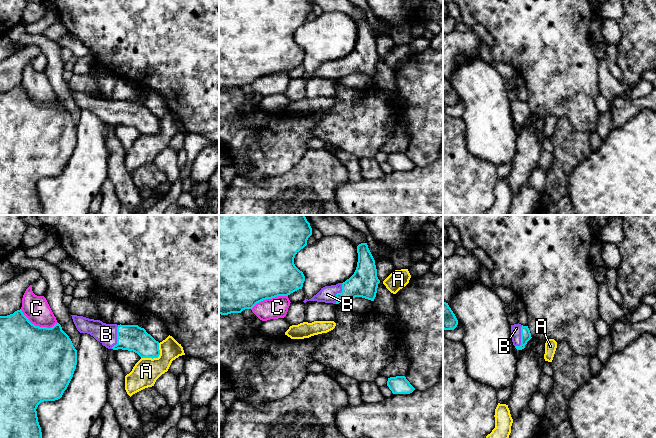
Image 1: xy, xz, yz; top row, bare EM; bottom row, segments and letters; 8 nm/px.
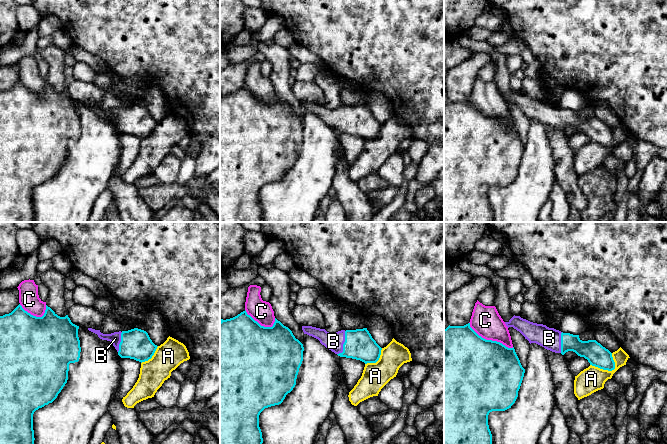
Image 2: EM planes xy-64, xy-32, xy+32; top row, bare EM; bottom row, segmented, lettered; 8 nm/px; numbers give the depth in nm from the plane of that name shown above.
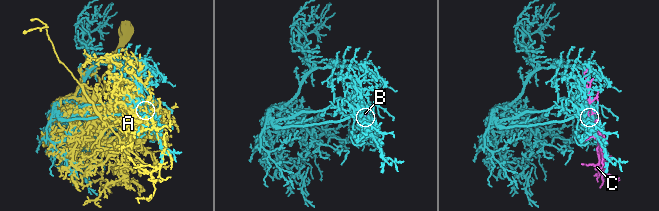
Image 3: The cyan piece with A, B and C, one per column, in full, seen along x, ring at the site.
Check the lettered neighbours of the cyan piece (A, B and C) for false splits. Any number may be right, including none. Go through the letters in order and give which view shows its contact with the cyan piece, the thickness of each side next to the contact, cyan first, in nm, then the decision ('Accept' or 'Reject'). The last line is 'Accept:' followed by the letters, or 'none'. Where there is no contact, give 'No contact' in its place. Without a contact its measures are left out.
A: Touches cyan in xy. Thickness 200 nm (cyan) against 220 nm. Reject
B: Touches cyan in yz. Thickness 80 nm (cyan) against 80 nm. Accept
C: Touches cyan in xy. Thickness 500 nm (cyan) against 200 nm. Reject
Accept: B

